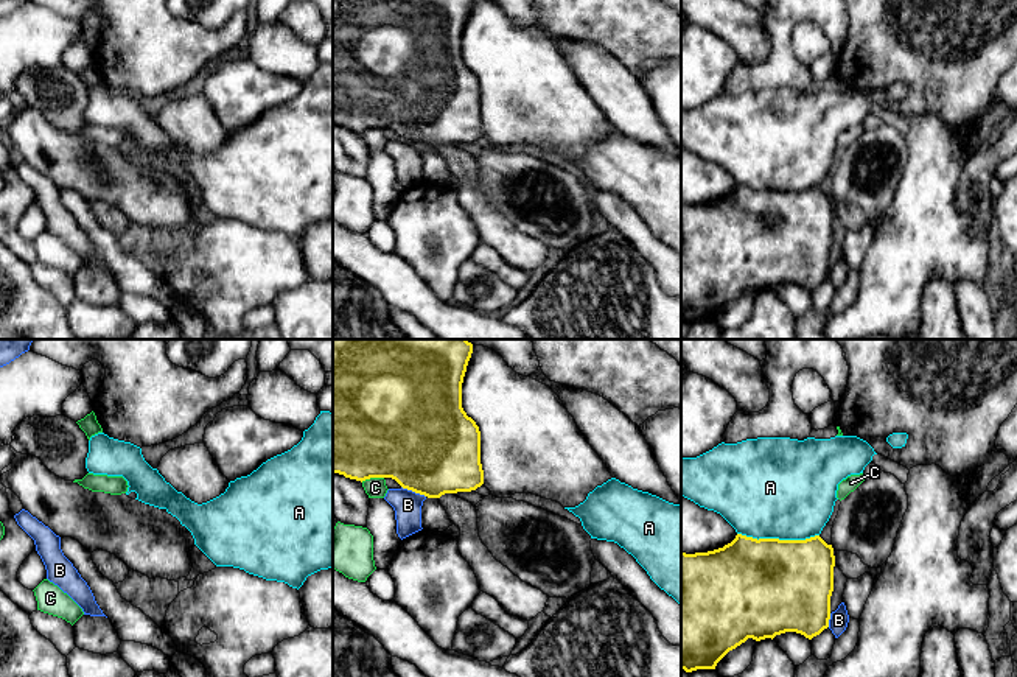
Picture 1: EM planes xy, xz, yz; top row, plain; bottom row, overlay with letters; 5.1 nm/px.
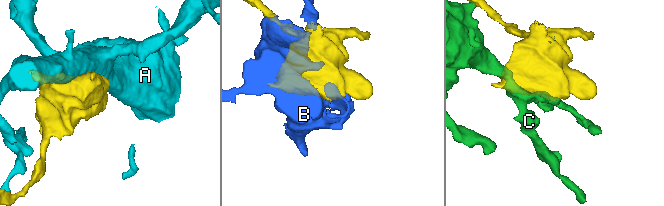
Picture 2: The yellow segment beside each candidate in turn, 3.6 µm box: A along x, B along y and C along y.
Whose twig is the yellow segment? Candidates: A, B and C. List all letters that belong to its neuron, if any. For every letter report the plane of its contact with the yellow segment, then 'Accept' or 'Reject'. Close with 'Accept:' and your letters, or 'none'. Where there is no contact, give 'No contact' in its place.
A: Touches yellow in yz. Reject
B: Touches yellow in xz. Reject
C: Touches yellow in xz. Reject
Accept: none

